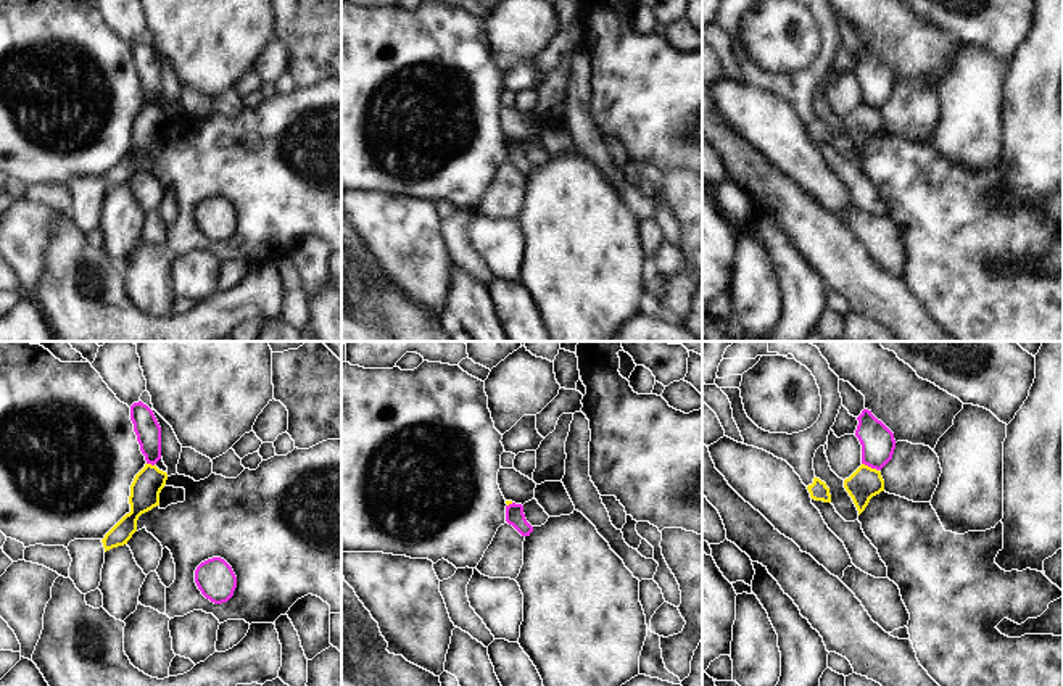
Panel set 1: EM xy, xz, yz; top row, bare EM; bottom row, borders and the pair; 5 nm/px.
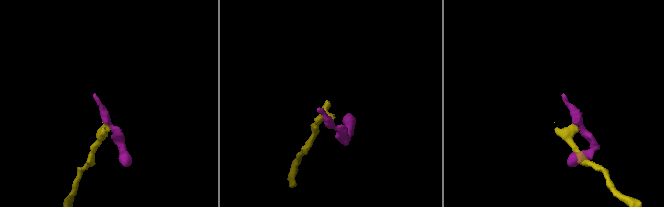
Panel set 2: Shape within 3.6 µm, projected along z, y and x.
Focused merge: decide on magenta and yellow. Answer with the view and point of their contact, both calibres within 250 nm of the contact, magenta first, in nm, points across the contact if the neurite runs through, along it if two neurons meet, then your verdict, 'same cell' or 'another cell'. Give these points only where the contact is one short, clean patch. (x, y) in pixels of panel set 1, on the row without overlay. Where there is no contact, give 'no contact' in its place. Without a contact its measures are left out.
yz (870, 105) | 170/160 nm | along yz (862, 102), (878, 110) | another cell

